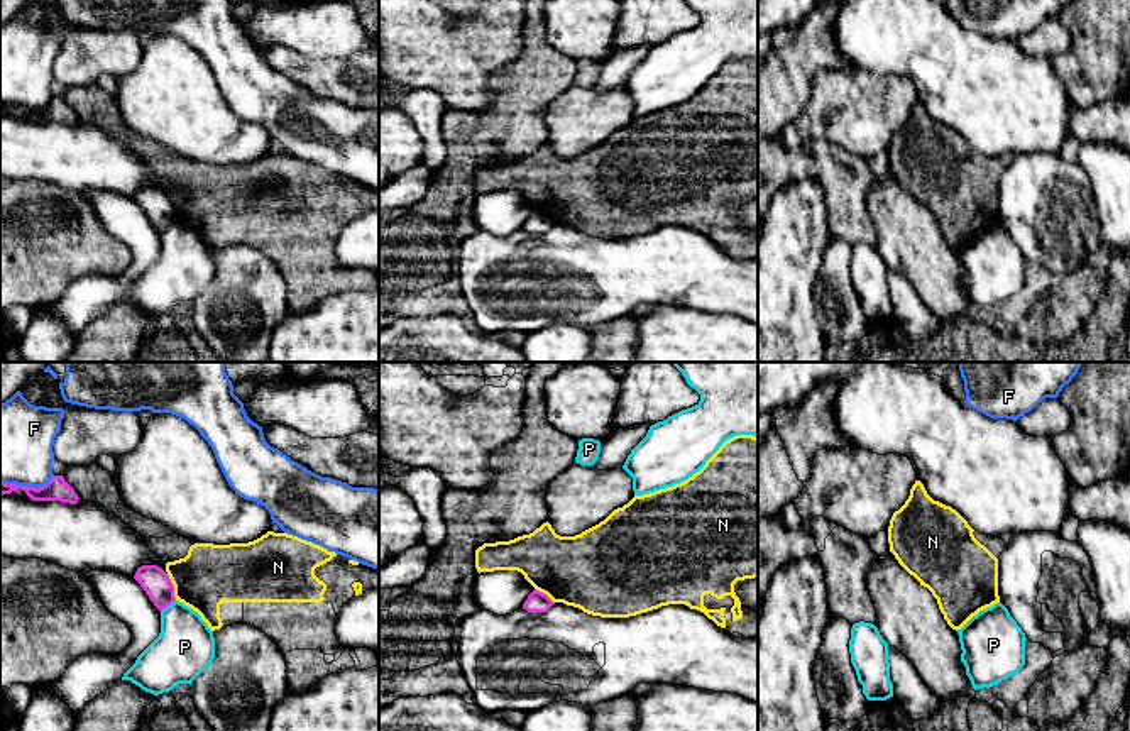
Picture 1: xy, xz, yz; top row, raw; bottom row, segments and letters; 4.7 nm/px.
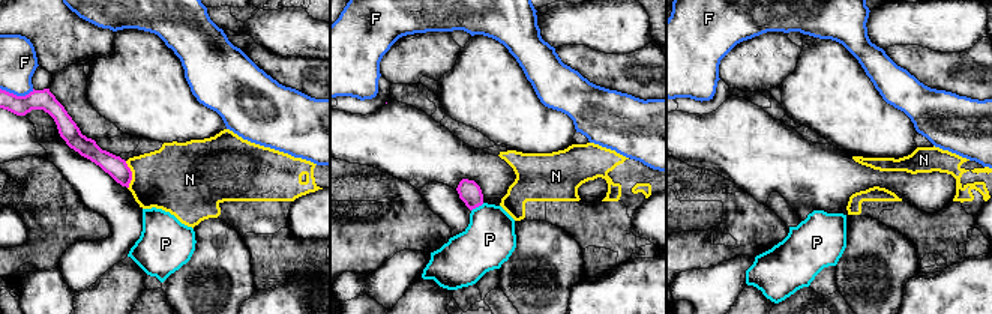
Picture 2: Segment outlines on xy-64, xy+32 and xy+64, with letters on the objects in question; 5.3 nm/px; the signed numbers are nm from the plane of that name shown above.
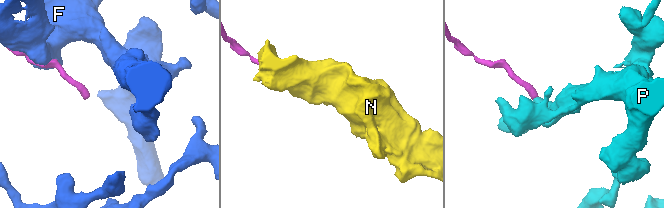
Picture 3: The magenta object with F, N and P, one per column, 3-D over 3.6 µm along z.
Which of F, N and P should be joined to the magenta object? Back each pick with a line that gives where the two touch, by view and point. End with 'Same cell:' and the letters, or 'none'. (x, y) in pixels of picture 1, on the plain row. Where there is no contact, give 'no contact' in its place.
Same cell: none

